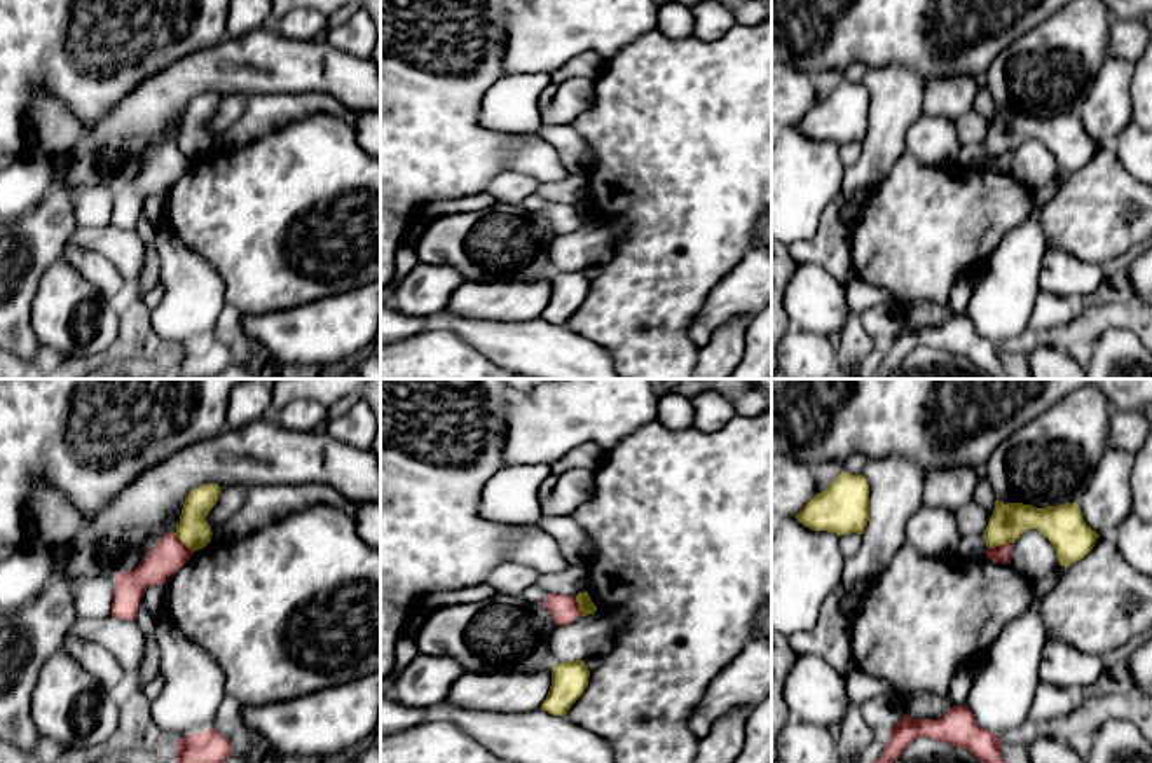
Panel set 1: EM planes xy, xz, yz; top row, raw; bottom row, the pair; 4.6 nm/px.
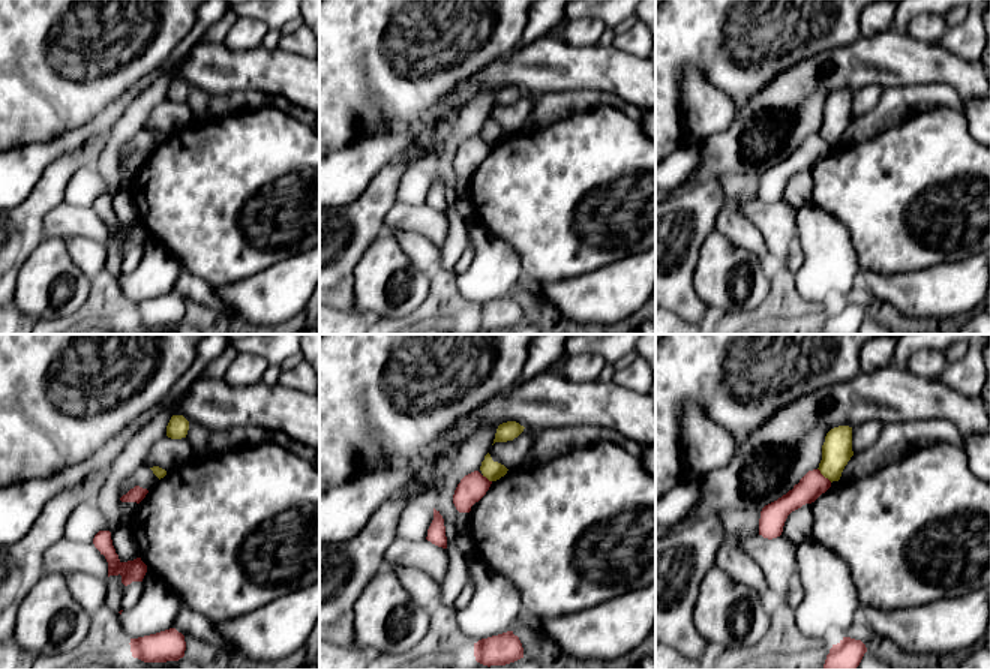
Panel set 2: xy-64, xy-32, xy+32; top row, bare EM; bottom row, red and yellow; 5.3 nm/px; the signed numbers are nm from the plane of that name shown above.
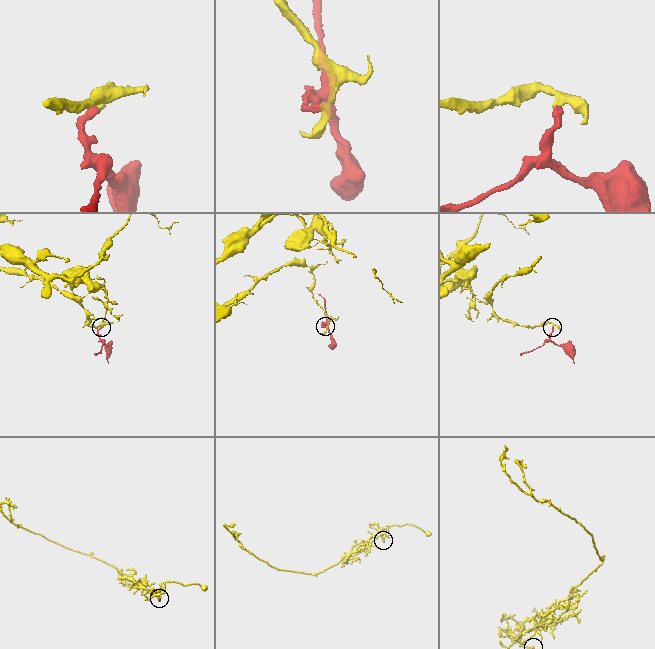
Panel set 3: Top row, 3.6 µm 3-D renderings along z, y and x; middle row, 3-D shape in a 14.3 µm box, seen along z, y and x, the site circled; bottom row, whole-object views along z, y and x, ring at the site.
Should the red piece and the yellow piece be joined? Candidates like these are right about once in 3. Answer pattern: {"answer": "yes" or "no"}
{"answer": "no"}

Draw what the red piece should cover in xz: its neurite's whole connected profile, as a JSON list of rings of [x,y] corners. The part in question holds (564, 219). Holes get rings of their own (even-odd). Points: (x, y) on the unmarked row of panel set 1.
[[[550,203],[543,211],[553,225],[555,234],[569,234],[581,225],[574,204]]]

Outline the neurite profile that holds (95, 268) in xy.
[[[66,243],[63,258],[68,260],[91,285],[94,285],[105,300],[120,306],[127,299],[127,288],[115,265],[101,253]]]

